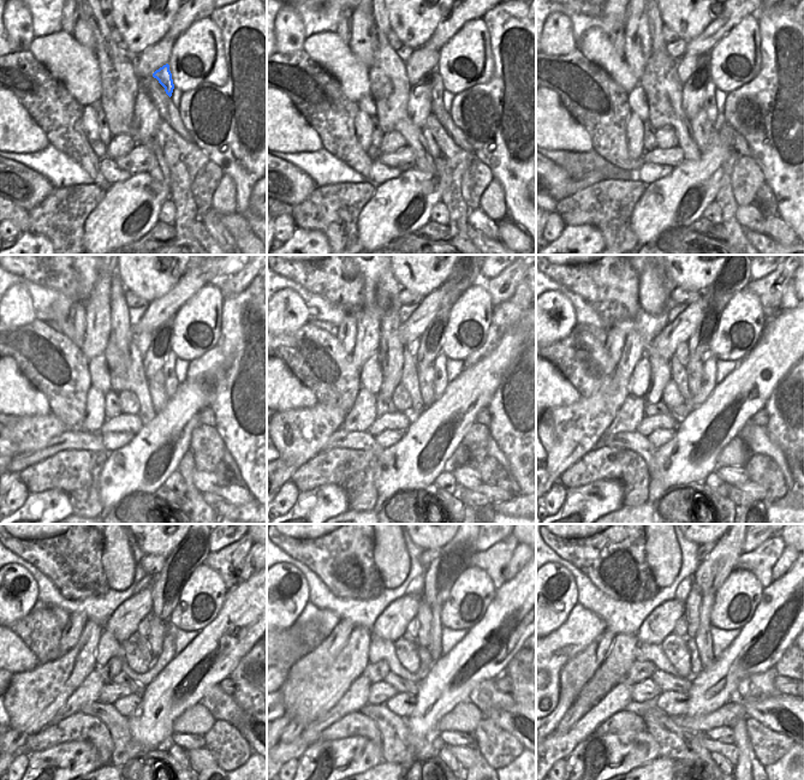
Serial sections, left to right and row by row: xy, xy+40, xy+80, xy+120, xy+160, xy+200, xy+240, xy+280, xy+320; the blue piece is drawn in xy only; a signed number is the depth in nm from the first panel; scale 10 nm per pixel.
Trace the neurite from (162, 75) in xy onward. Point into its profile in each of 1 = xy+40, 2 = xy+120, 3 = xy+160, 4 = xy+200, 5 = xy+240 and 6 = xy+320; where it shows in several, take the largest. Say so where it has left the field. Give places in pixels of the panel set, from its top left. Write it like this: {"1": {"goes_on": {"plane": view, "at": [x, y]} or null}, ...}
{"1": {"goes_on": {"plane": "xy+40", "at": [438, 91]}}, "2": {"goes_on": {"plane": "xy+120", "at": [171, 381]}}, "3": {"goes_on": {"plane": "xy+160", "at": [440, 376]}}, "4": {"goes_on": {"plane": "xy+200", "at": [709, 363]}}, "5": {"goes_on": {"plane": "xy+240", "at": [108, 647]}}, "6": {"goes_on": {"plane": "xy+320", "at": [645, 653]}}}

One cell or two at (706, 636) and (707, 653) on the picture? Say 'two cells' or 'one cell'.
one cell

